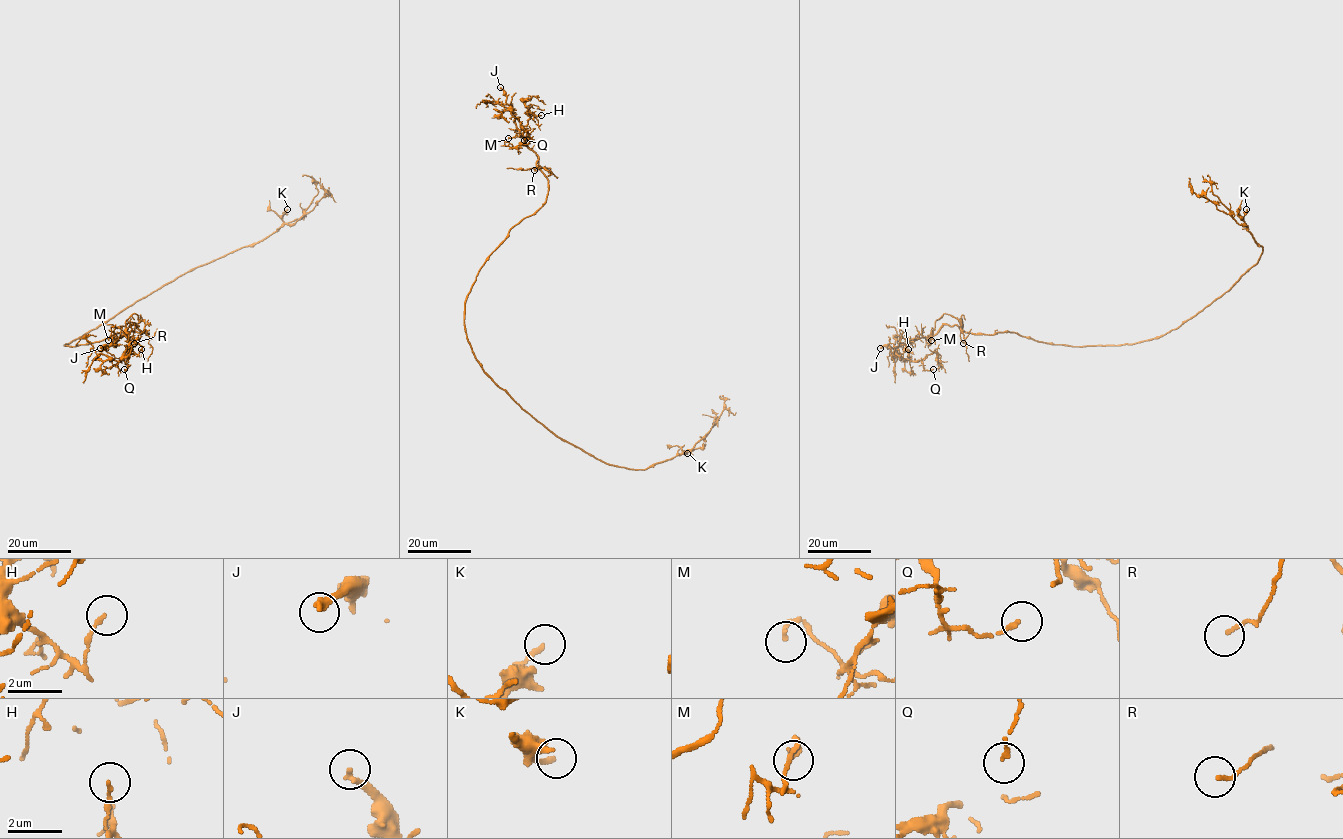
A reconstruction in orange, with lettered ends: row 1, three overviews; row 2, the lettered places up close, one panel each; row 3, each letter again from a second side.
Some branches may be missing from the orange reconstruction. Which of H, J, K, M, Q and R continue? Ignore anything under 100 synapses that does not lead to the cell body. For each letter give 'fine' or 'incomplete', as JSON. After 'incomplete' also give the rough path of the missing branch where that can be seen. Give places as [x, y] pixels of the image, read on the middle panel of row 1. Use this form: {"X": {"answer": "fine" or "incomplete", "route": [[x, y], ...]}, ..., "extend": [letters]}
{"H": {"answer": "fine"}, "J": {"answer": "incomplete", "route": [[500, 87], [484, 69], [454, 64], [451, 54], [464, 48], [496, 52], [538, 50], [539, 35]]}, "K": {"answer": "fine"}, "M": {"answer": "fine"}, "Q": {"answer": "fine"}, "R": {"answer": "fine"}, "extend": ["J"]}

